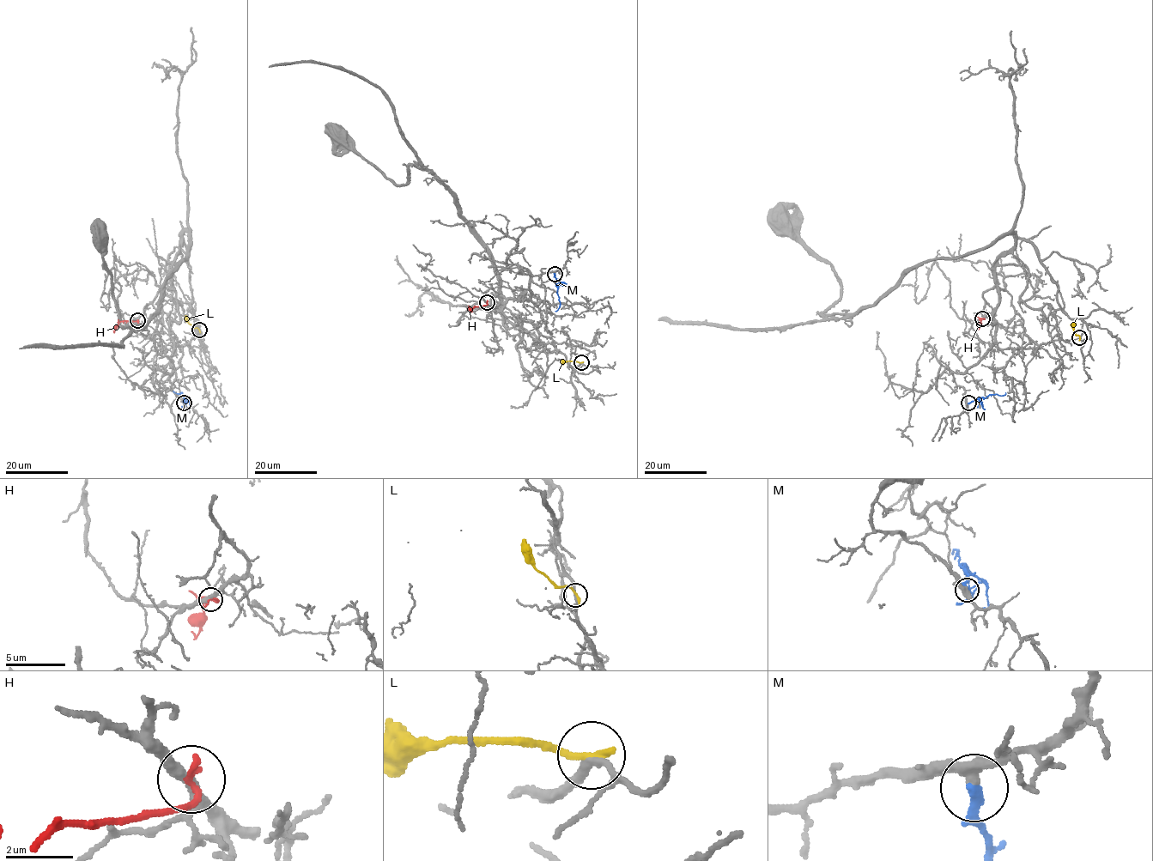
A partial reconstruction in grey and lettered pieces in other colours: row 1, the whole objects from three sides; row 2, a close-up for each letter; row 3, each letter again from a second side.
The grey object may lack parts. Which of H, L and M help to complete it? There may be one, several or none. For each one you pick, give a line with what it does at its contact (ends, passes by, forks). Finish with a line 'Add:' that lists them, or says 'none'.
M: it ends
Add: M

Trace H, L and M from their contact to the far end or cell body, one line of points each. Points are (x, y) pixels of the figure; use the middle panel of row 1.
H: (487, 302), (474, 306), (472, 311), (469, 309)
L: (581, 362), (567, 360), (561, 364)
M: (554, 273), (561, 306), (555, 311)

